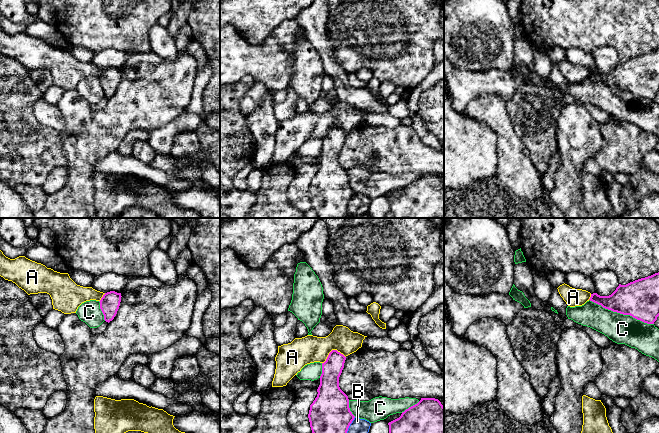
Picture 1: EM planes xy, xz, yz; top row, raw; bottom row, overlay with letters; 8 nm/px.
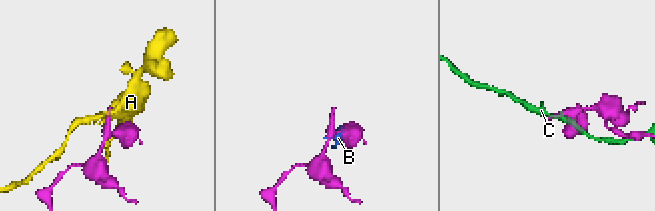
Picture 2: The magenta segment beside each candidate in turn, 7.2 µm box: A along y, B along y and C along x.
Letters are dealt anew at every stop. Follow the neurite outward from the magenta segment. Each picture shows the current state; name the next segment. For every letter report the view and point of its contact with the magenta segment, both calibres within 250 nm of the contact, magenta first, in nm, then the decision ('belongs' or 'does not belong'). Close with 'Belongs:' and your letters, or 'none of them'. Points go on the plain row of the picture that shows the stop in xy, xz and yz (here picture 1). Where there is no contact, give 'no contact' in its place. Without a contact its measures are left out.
A: meets magenta in xz at (332, 126); 160 nm thick on the magenta side, 220 nm on the other; does not belong
B: meets magenta in xz at (347, 205); 340 nm thick on the magenta side, 160 nm on the other; does not belong
C: meets magenta in yz at (621, 89); 300 nm thick on the magenta side, 240 nm on the other; does not belong
Belongs: none of them

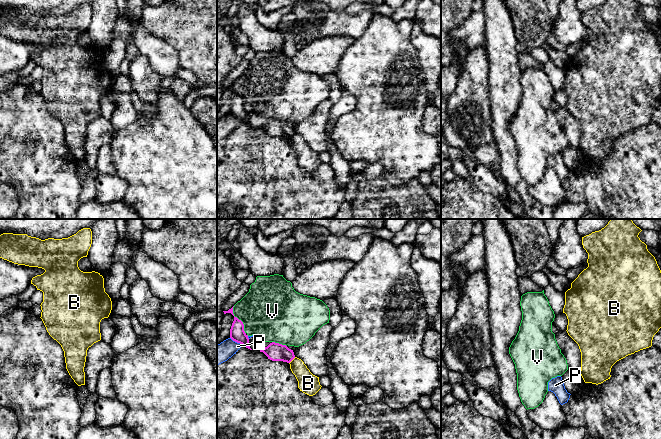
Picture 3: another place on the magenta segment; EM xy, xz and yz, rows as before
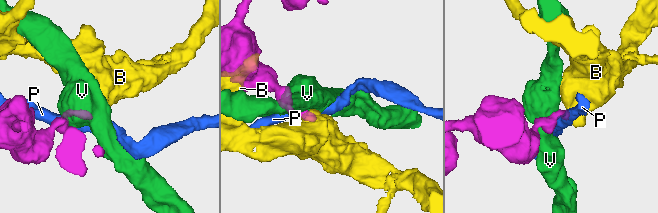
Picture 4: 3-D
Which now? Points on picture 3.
B: meets magenta in xz at (292, 135); 140 nm thick on the magenta side, 160 nm on the other; does not belong
P: meets magenta in xz at (237, 118); 120 nm thick on the magenta side, 160 nm on the other; does not belong
V: meets magenta in xz at (238, 95); 120 nm thick on the magenta side, 460 nm on the other; does not belong
Belongs: none of them

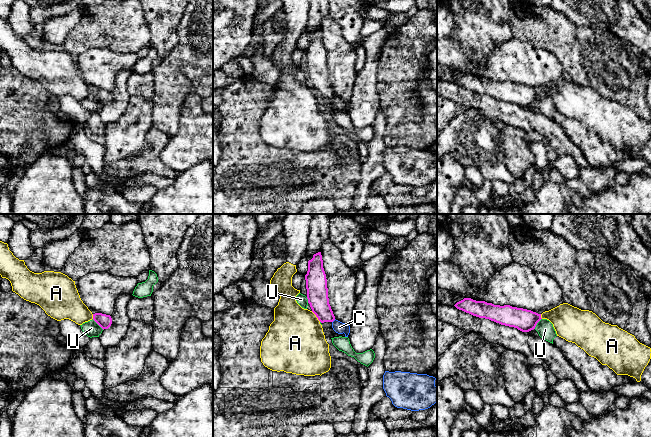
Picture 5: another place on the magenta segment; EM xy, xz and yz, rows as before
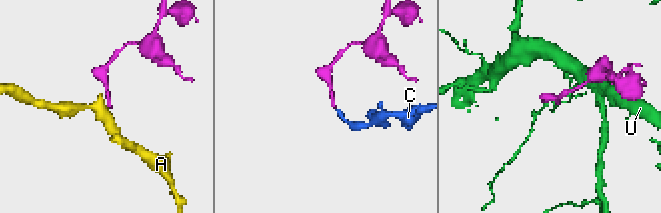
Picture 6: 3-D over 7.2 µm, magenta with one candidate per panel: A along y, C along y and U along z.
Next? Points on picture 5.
A: meets magenta in xz at (316, 92); 180 nm thick on the magenta side, 460 nm on the other; does not belong
C: meets magenta in xz at (333, 96); 180 nm thick on the magenta side, 90 nm on the other; belongs
U: meets magenta in xy at (98, 100); 110 nm thick on the magenta side, 120 nm on the other; does not belong
Belongs: C

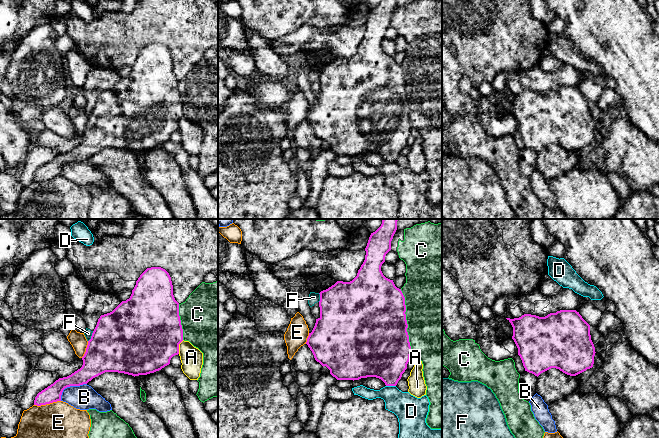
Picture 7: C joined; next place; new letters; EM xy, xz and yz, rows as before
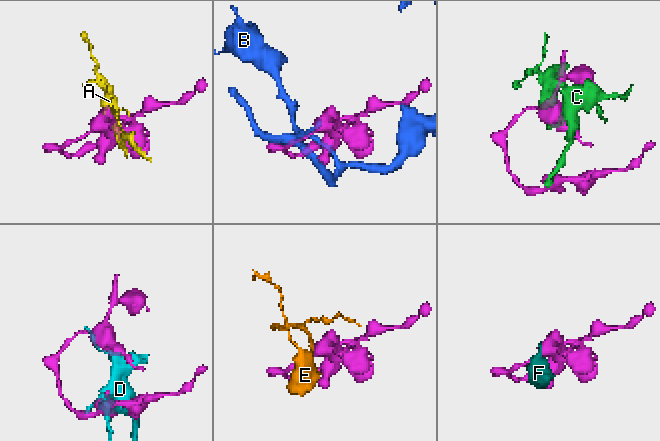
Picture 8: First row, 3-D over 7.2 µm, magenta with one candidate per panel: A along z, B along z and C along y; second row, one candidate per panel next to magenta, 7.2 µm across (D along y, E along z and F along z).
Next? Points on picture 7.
A: meets magenta in xy at (178, 123); 500 nm thick on the magenta side, 180 nm on the other; does not belong
B: meets magenta in xy at (69, 162); 170 nm thick on the magenta side, 200 nm on the other; does not belong
C: meets magenta in xz at (405, 95); 500 nm thick on the magenta side, 480 nm on the other; does not belong
D: meets magenta in xz at (391, 161); 380 nm thick on the magenta side, 220 nm on the other; does not belong
E: meets magenta in xy at (47, 179); 140 nm thick on the magenta side, 480 nm on the other; does not belong
F: meets magenta in xy at (91, 112); 480 nm thick on the magenta side, 60 nm on the other; does not belong
Belongs: none of them

